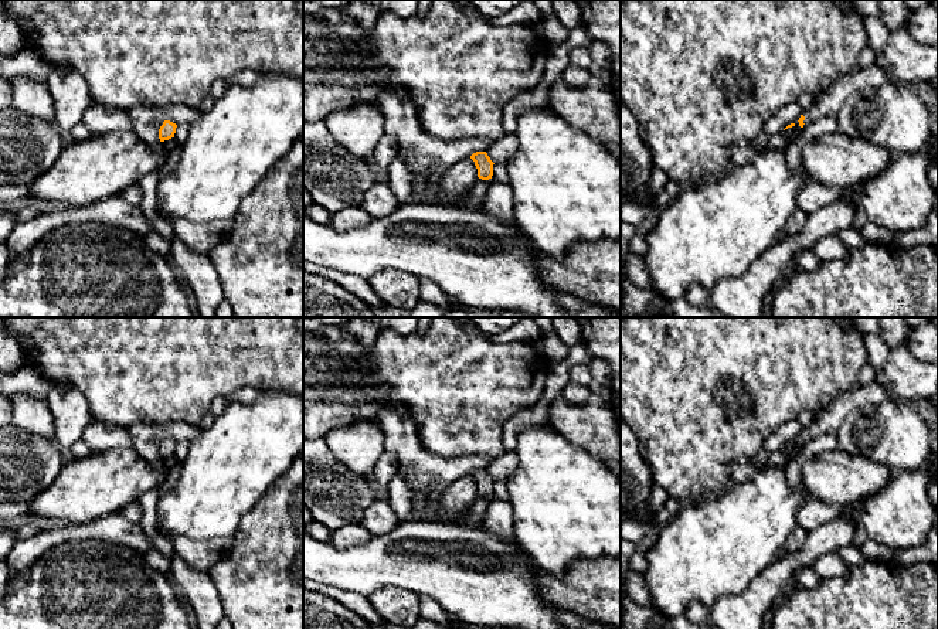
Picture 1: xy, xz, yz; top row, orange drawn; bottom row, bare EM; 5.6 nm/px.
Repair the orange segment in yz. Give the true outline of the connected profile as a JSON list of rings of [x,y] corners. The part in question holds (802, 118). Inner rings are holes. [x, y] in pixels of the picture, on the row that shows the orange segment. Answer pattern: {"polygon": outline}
{"polygon": [[[873,64],[853,74],[839,78],[829,89],[823,92],[820,99],[810,108],[802,110],[799,126],[816,122],[829,115],[837,115],[844,101],[854,92],[861,89],[873,89],[890,81],[886,69]]]}

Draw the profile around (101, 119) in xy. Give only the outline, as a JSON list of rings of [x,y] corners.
[[[91,102],[81,122],[89,128],[92,135],[132,130],[132,120],[126,110],[96,102]]]

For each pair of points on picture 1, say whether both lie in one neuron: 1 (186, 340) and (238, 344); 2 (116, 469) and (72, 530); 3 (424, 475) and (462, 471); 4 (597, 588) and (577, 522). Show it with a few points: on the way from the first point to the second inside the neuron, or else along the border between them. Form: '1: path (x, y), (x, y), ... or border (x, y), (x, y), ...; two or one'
1: path (199, 340), (225, 340); one
2: border (109, 516), (102, 516), (88, 523), (63, 524); two
3: path (434, 472), (452, 471); one
4: border (605, 557), (574, 561), (560, 580); two

